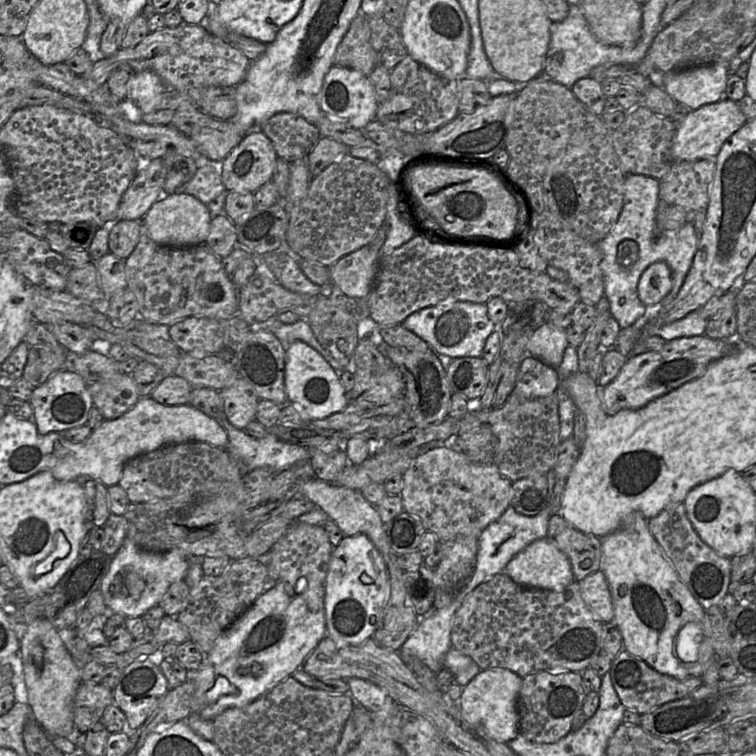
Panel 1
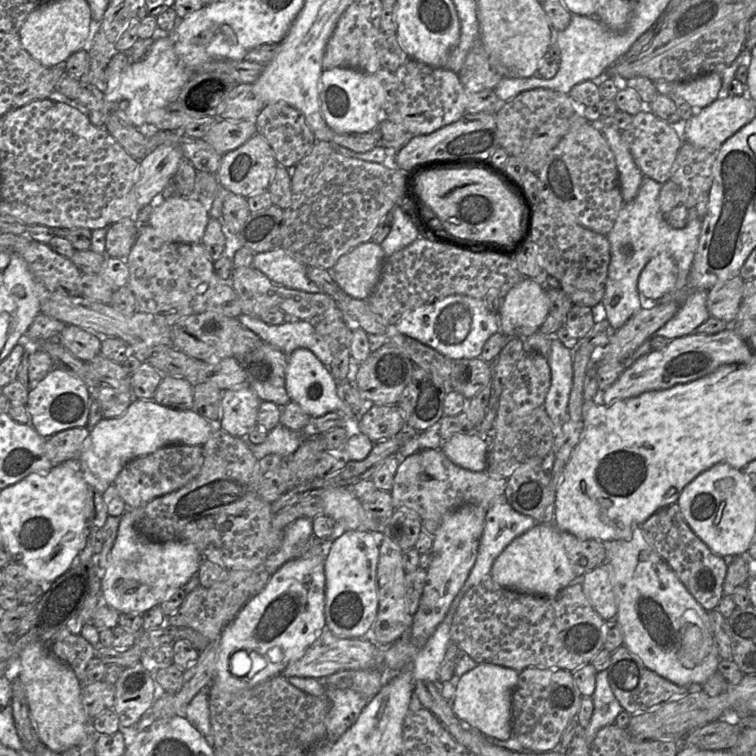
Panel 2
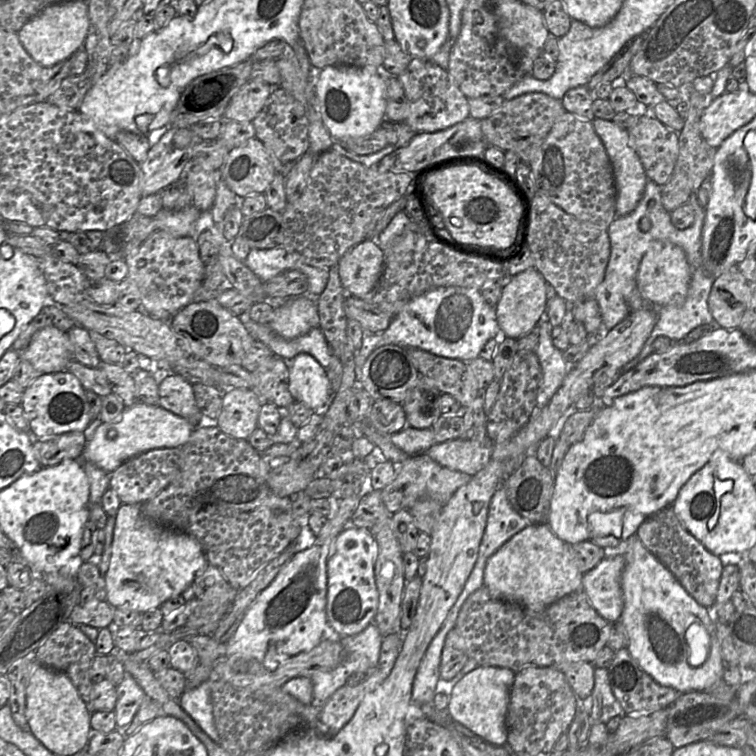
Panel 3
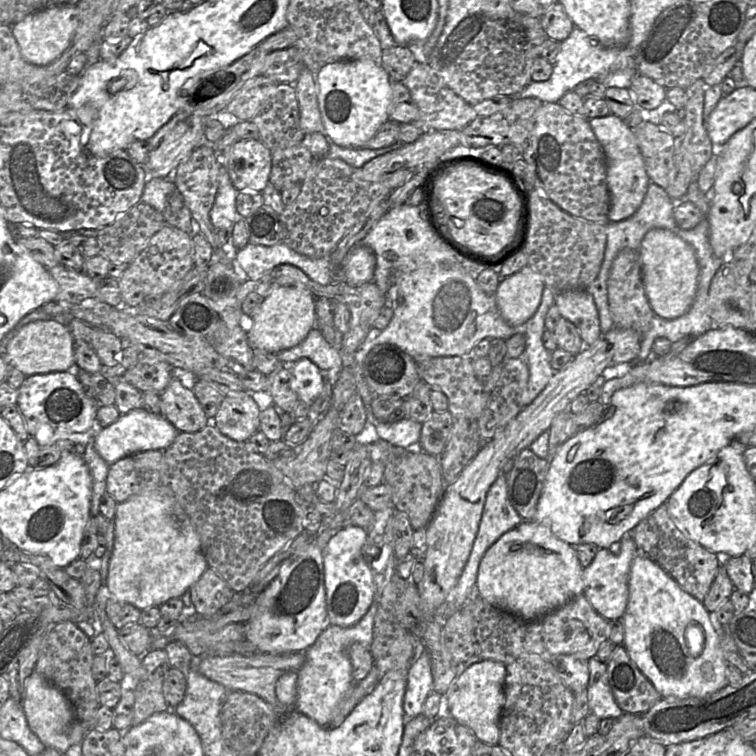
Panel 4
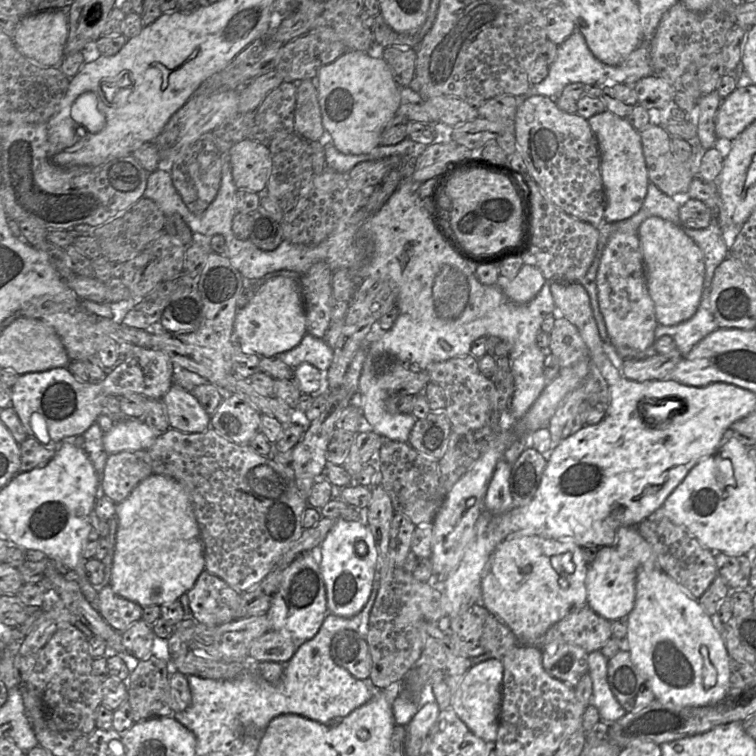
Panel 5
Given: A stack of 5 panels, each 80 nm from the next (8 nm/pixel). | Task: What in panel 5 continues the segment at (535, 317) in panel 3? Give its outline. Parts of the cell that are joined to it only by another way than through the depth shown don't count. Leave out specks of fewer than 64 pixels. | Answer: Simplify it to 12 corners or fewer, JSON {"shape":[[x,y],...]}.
{"shape":[[525,263],[515,278],[499,276],[510,301],[524,304],[536,297],[545,278]]}

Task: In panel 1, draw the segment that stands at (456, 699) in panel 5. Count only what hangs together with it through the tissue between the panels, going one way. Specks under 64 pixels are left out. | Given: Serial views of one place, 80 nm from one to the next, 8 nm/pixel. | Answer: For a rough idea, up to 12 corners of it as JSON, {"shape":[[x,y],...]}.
{"shape":[[481,670],[462,689],[463,718],[492,739],[519,734],[523,677]]}

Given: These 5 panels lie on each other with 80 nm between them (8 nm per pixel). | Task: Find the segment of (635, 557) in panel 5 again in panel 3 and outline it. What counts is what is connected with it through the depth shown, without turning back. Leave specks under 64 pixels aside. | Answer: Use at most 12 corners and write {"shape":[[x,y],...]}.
{"shape":[[624,555],[604,557],[582,577],[607,622],[623,612]]}

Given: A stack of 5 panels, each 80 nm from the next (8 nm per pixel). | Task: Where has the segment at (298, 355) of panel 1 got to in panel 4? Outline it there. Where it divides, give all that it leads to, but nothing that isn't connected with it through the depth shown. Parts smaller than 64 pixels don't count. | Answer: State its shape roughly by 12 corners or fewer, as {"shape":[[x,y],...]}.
{"shape":[[308,358],[290,367],[299,399],[312,403],[325,374]]}

